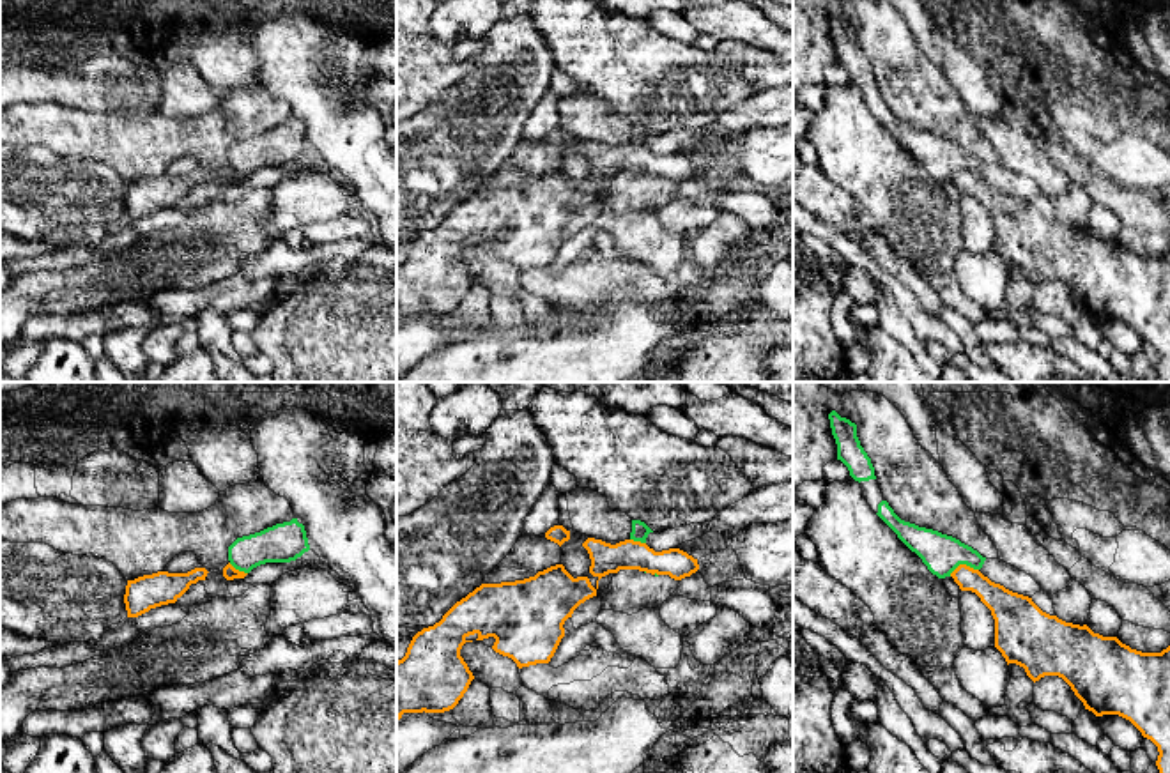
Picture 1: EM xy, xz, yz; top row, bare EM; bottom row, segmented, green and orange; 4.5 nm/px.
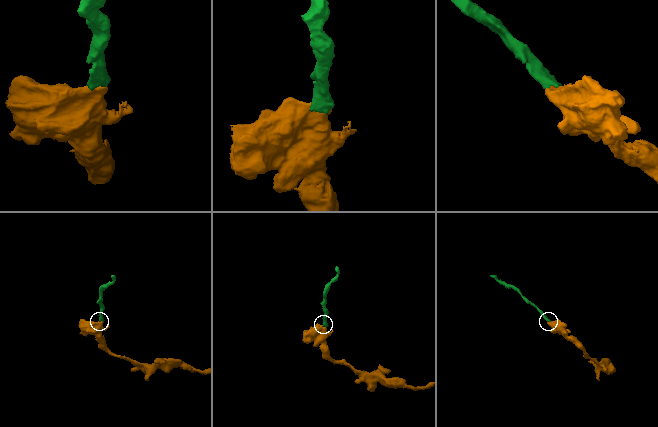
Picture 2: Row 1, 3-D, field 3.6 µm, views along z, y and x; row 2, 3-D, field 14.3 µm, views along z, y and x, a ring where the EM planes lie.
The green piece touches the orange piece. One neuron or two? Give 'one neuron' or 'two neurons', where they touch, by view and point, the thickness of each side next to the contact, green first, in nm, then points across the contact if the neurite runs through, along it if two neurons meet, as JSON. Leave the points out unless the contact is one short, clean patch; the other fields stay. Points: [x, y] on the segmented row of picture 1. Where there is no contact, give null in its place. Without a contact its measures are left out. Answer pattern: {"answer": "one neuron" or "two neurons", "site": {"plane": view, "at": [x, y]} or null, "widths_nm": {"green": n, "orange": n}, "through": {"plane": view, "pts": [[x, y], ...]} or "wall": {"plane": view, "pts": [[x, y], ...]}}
{"answer": "two neurons", "site": {"plane": "yz", "at": [963, 563]}, "widths_nm": {"green": 180, "orange": 130}, "wall": {"plane": "yz", "pts": [[977, 568], [960, 565], [949, 575]]}}

